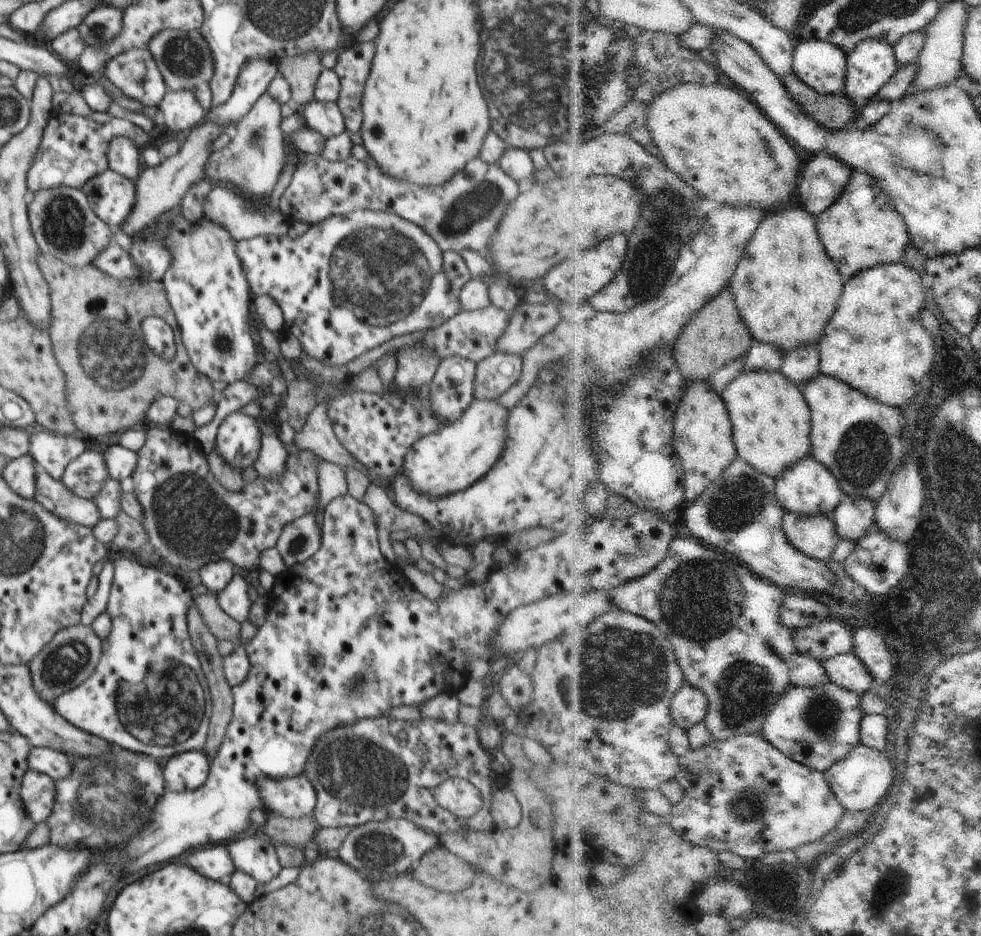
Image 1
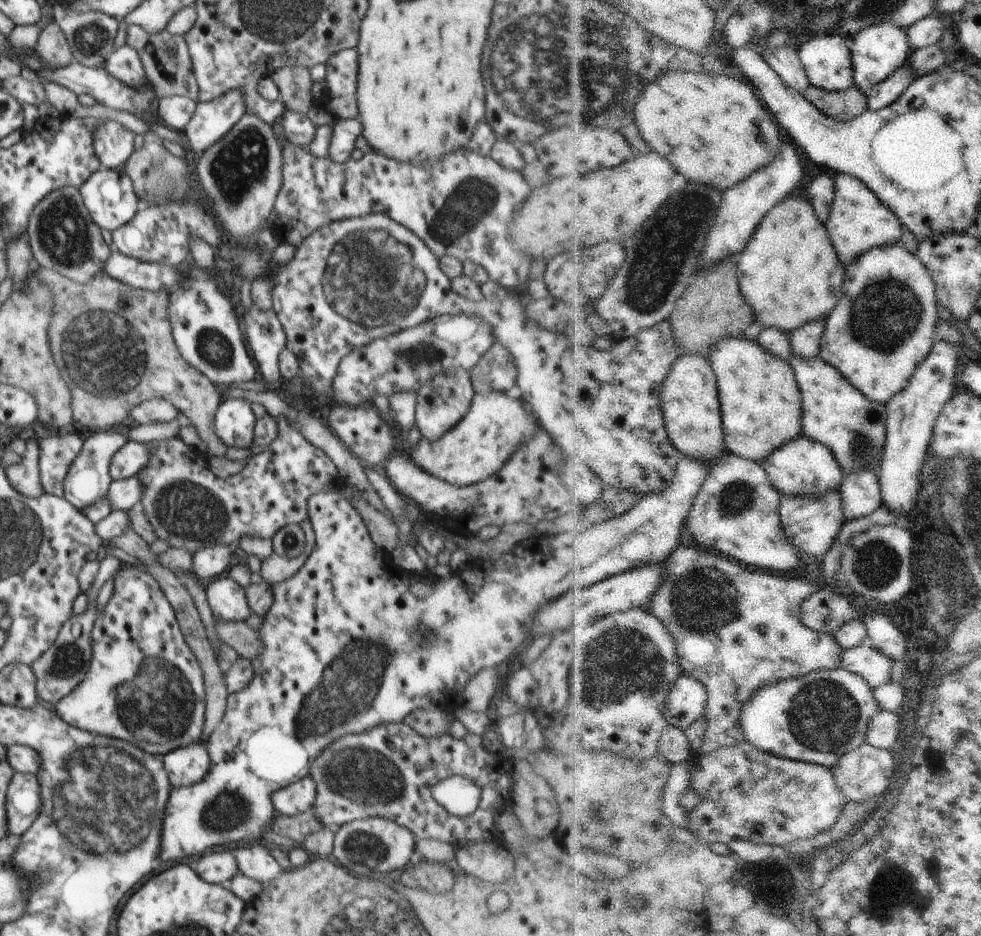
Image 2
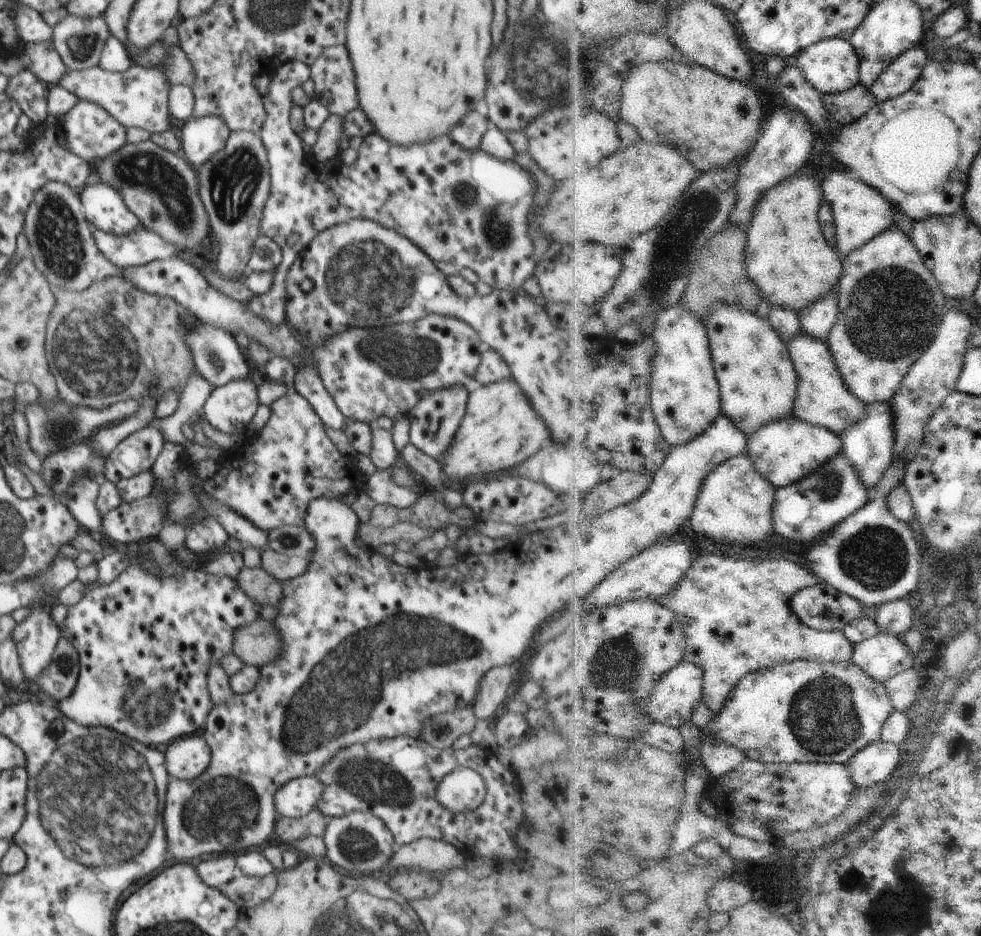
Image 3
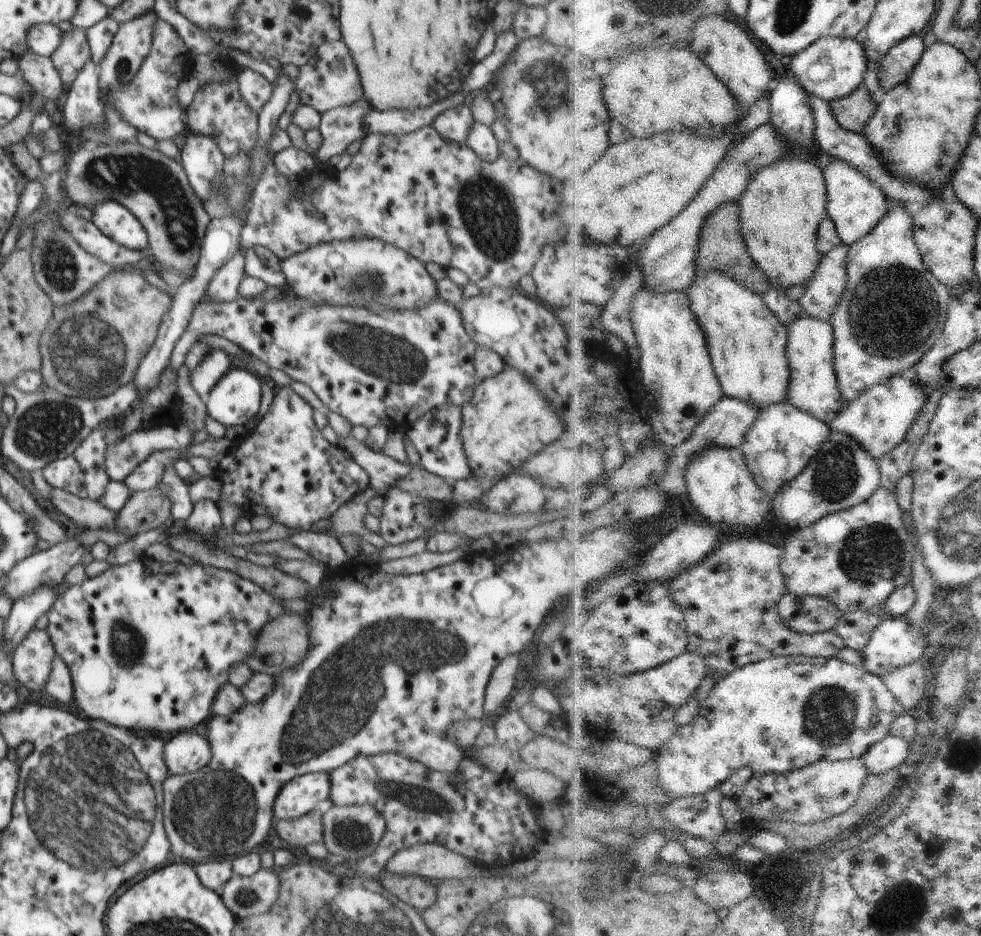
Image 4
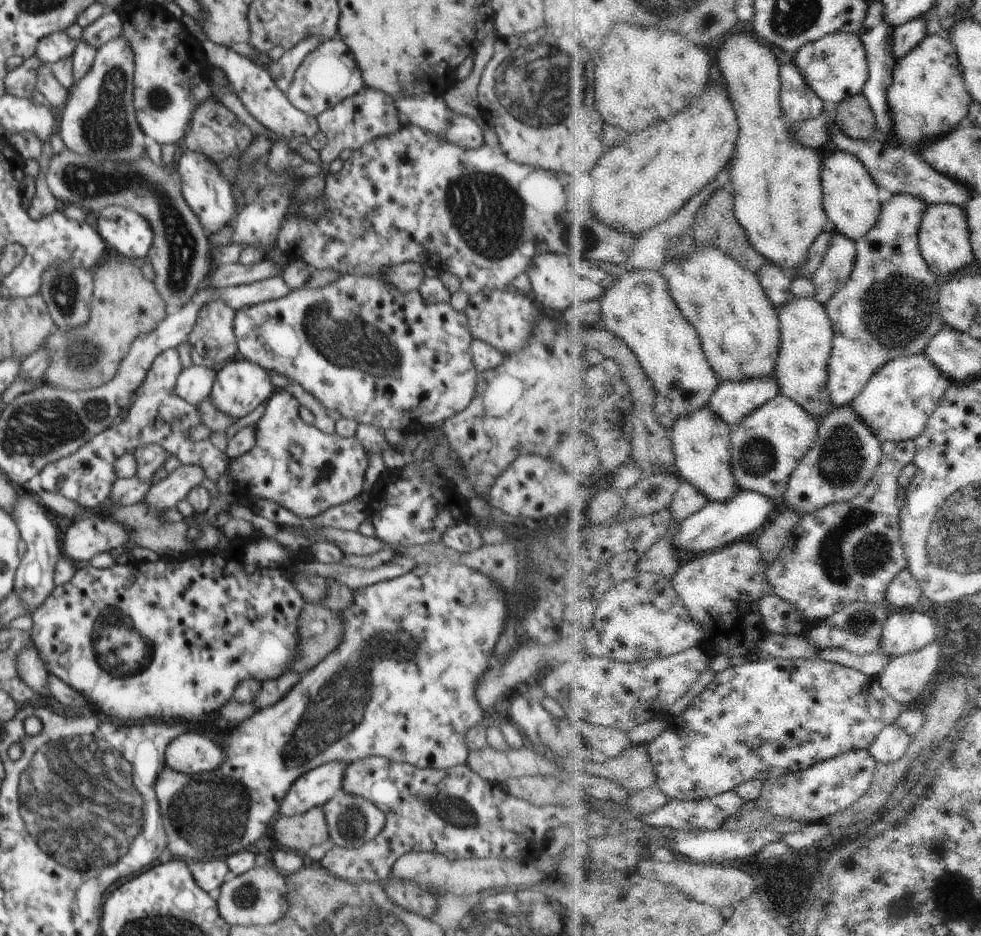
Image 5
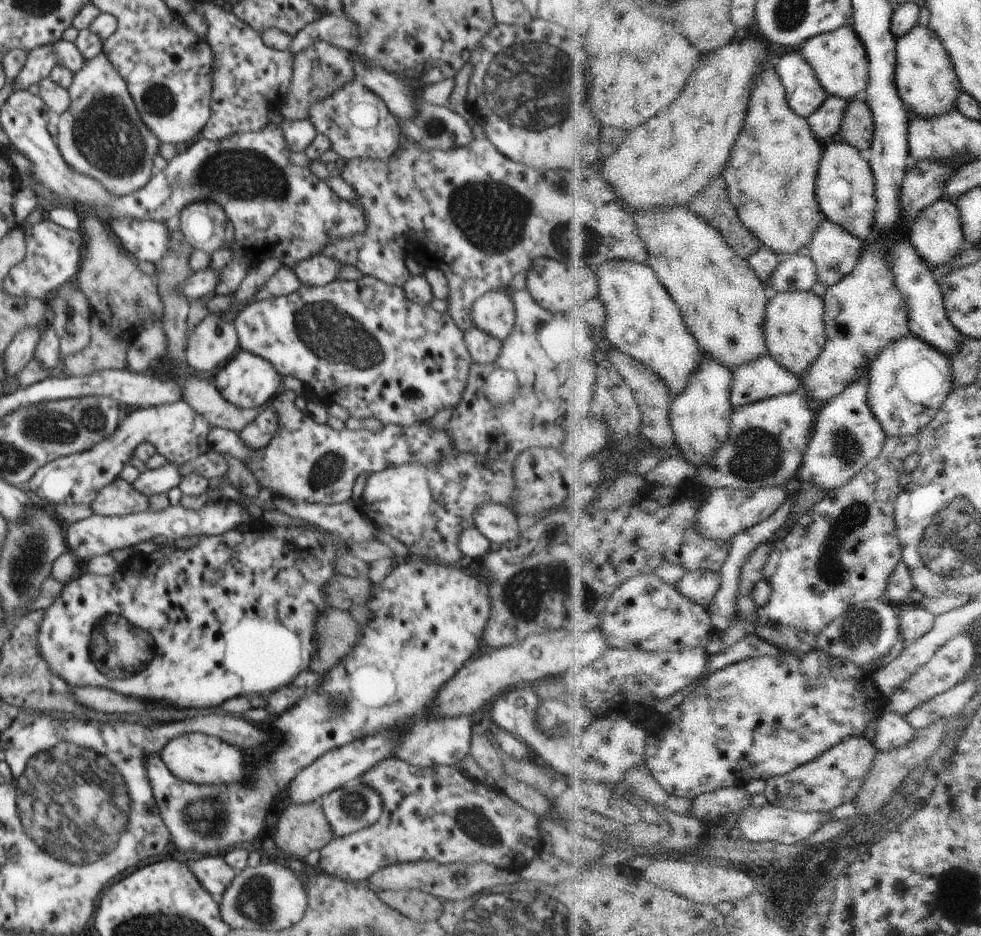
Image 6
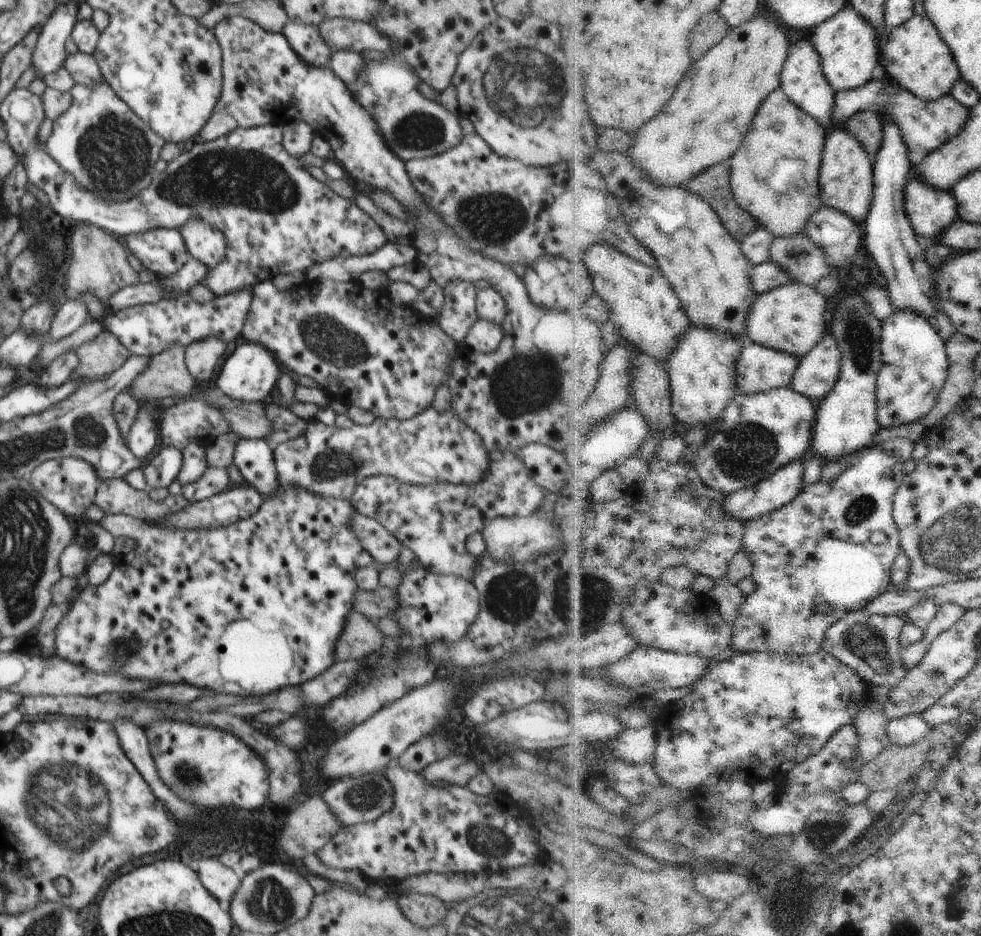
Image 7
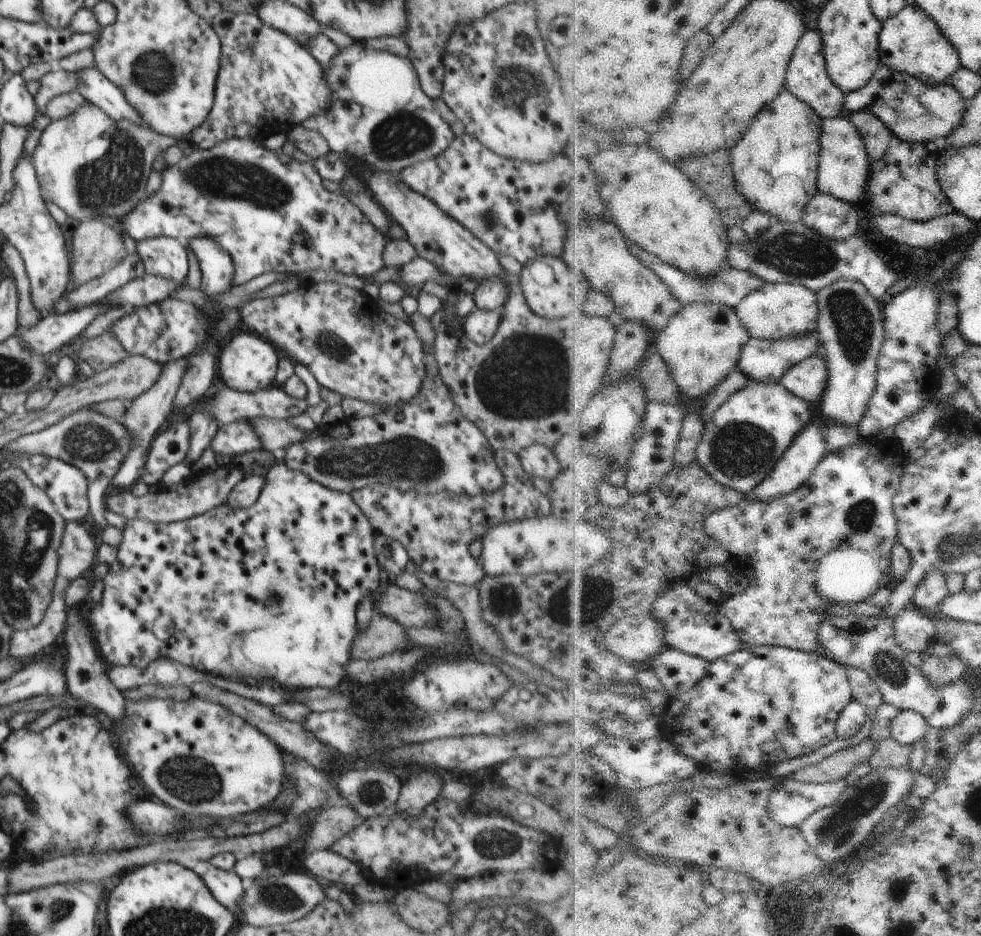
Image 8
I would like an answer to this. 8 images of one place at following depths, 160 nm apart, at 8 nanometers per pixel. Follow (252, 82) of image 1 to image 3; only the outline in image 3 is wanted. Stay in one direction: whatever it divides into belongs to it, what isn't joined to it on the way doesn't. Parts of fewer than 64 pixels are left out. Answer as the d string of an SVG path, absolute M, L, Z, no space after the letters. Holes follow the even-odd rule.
M220 116L191 118L181 123L182 151L185 160L194 169L199 169L225 148L230 130Z

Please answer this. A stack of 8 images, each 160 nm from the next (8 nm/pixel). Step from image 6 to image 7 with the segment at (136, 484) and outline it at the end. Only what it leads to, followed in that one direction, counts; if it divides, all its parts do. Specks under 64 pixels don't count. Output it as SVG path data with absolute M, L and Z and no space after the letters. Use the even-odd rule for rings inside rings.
M174 447L158 448L142 468L150 489L166 489L179 475L183 453Z

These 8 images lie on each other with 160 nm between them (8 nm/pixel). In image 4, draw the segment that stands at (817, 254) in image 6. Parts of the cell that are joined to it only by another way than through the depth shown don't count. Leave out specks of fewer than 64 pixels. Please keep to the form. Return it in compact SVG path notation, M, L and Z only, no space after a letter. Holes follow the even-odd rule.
M841 245L826 253L825 260L800 299L805 314L833 323L849 284L851 247Z

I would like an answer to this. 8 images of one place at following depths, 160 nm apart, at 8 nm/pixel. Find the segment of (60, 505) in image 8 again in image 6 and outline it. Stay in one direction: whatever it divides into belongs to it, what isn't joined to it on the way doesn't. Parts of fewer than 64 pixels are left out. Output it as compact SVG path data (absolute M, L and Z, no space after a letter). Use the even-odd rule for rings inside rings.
M184 400L134 410L124 414L124 419L111 437L96 443L90 450L57 458L40 467L28 481L28 488L42 500L53 504L70 502L90 505L99 490L119 476L140 443L152 443L156 452L165 456L168 463L178 465L191 460L192 456L212 450L207 439L209 430L205 418Z

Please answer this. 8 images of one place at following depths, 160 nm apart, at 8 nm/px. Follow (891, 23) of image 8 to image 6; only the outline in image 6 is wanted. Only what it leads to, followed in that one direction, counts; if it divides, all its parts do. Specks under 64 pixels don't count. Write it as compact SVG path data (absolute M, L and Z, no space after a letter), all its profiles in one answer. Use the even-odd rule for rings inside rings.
M920 25L908 36L898 40L897 85L912 117L939 117L958 109L960 95L964 92L963 84L957 71L957 64L950 51L945 47L945 40L931 26L923 27Z

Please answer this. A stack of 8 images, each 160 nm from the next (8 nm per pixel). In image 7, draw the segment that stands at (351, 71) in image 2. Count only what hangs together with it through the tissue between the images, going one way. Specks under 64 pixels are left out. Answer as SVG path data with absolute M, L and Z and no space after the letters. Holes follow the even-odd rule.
M289 20L282 34L306 64L328 68L332 48L325 43L317 25Z

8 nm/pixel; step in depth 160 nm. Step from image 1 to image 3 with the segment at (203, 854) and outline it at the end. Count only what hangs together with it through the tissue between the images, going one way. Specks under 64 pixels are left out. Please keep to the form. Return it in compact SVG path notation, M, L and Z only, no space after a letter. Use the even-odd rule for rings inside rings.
M223 854L199 859L194 863L197 874L206 886L219 889L234 879L235 855Z

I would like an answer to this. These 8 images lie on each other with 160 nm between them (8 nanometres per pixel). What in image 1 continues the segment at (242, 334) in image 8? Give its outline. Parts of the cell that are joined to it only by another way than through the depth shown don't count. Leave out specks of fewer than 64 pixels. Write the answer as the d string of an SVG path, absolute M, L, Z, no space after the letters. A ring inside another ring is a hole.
M236 411L229 414L216 431L215 448L226 464L242 472L256 462L261 449L256 418Z

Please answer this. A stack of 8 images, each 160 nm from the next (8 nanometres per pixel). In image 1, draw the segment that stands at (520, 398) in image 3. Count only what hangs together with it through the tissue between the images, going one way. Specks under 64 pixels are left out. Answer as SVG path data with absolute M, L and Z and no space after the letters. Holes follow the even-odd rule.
M474 398L458 420L412 445L405 456L402 473L419 493L425 493L431 499L447 497L467 489L480 480L502 454L508 413L497 401Z

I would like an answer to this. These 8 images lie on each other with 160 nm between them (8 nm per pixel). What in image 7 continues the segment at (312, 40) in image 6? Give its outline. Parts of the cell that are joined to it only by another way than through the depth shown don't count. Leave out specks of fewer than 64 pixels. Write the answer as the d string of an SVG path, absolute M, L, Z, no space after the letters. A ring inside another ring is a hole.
M334 17L318 25L325 43L336 51L382 50L389 53L391 40L380 34L372 23Z

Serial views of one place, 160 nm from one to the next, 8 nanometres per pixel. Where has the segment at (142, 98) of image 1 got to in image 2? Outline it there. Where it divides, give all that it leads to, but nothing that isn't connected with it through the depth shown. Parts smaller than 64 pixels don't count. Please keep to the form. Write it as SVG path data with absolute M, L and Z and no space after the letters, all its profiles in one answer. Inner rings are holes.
M128 45L114 50L102 67L109 76L114 76L117 80L124 82L124 85L128 84L132 88L141 88L141 85L147 82L138 52Z

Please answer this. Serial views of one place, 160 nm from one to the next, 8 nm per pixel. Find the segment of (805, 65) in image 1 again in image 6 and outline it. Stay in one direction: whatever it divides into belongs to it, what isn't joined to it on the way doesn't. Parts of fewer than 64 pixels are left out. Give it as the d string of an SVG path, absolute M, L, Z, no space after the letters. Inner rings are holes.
M854 24L843 26L834 32L827 32L803 44L800 51L817 70L828 94L849 101L867 90L871 81L871 58L869 50Z

